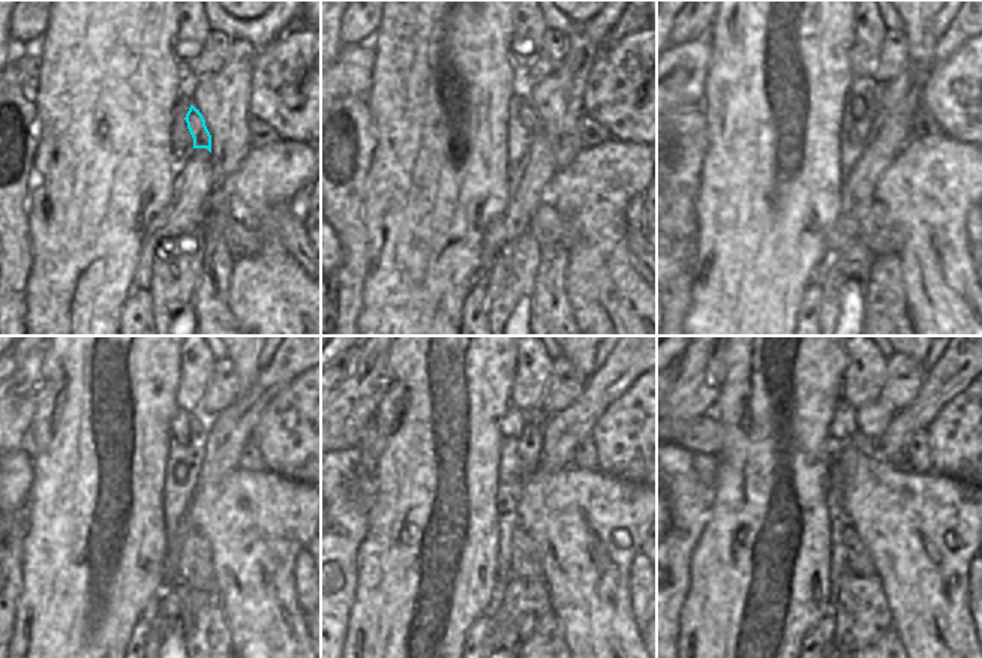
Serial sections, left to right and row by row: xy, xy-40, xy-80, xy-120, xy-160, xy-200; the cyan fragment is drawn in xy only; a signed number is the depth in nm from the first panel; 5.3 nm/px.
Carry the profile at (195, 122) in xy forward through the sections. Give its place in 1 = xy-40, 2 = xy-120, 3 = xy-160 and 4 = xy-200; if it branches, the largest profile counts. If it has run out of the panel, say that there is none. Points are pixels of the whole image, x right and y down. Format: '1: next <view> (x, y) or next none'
1: next xy-40 (529, 119)
2: next xy-120 (179, 427)
3: next xy-160 (511, 424)
4: next xy-200 (843, 426)

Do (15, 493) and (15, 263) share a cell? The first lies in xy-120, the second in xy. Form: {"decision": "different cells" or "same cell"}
{"decision": "same cell"}

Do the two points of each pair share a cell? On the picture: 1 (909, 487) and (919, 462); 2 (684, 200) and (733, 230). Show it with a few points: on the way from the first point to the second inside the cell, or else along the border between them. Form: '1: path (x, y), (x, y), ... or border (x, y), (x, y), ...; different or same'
1: border (904, 466), (913, 471), (930, 472); different
2: border (700, 171), (693, 242); different

